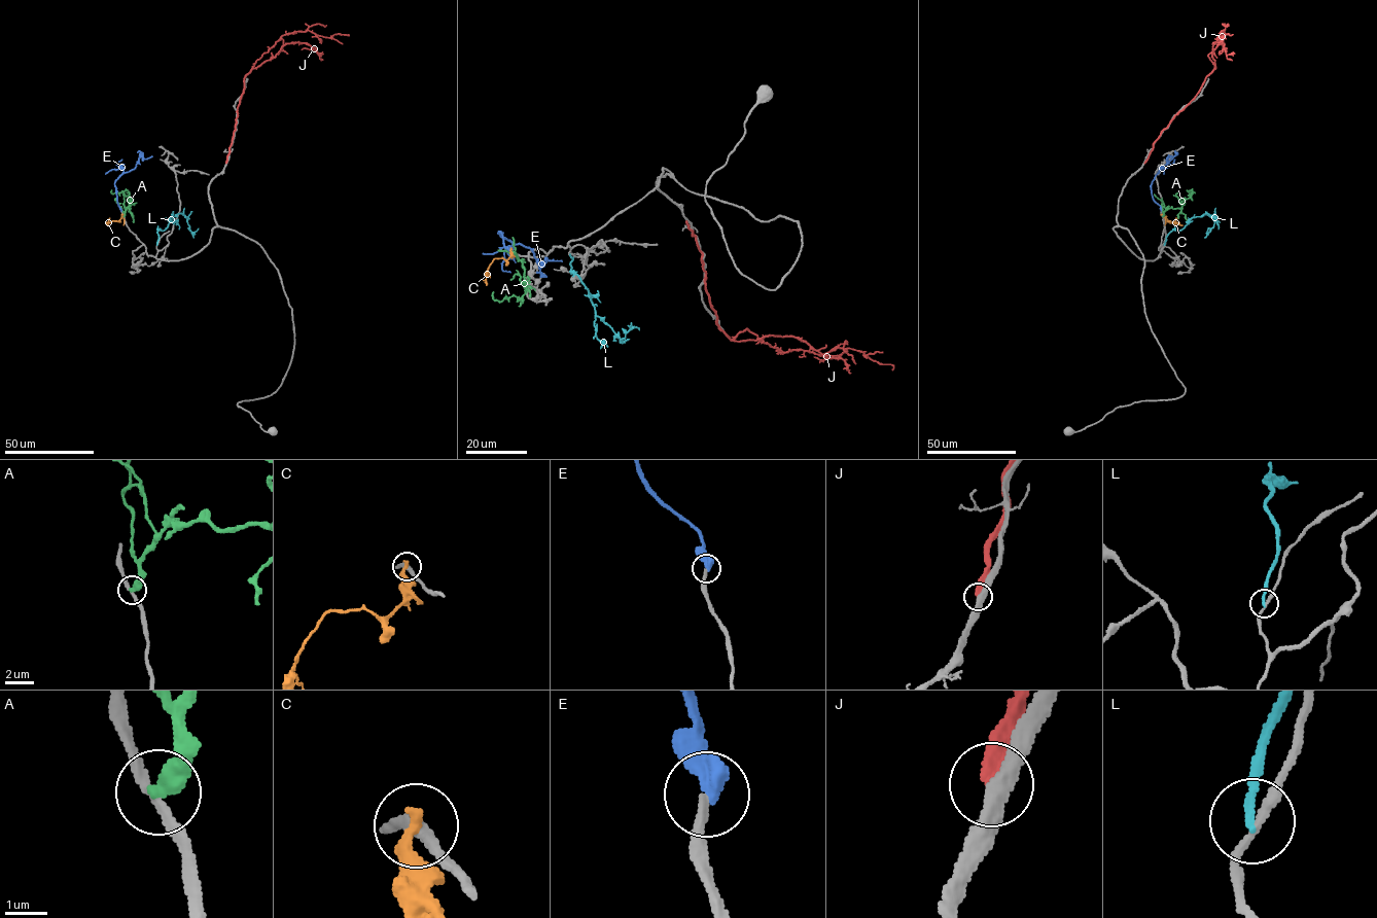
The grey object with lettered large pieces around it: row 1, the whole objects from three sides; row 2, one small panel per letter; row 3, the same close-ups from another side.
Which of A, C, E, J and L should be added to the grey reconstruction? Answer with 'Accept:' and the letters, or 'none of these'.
Accept: E

